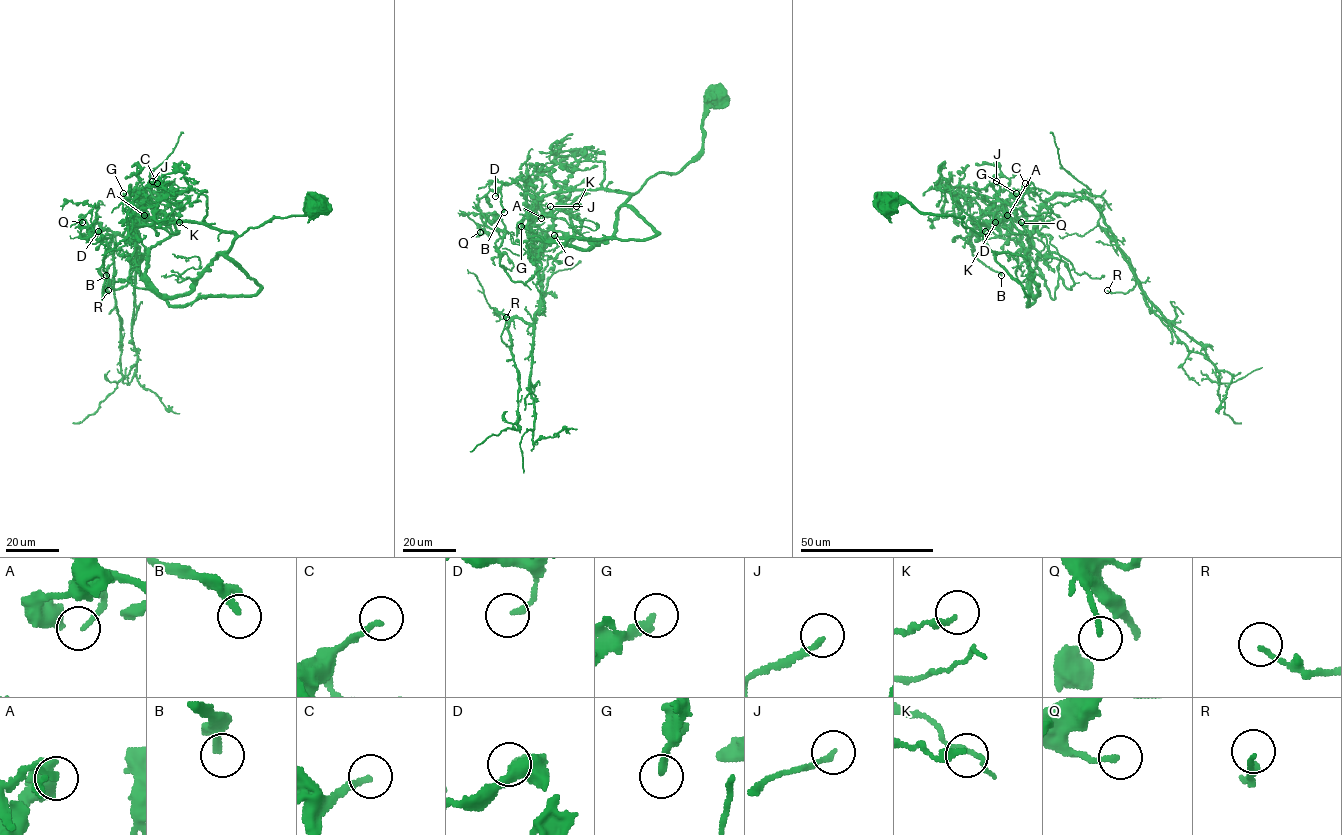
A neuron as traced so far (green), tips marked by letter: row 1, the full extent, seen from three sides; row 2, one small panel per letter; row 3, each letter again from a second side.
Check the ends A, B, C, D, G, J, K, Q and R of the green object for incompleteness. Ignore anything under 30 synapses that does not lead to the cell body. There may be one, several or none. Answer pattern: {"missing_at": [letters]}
{"missing_at": ["B", "C", "G", "J"]}

